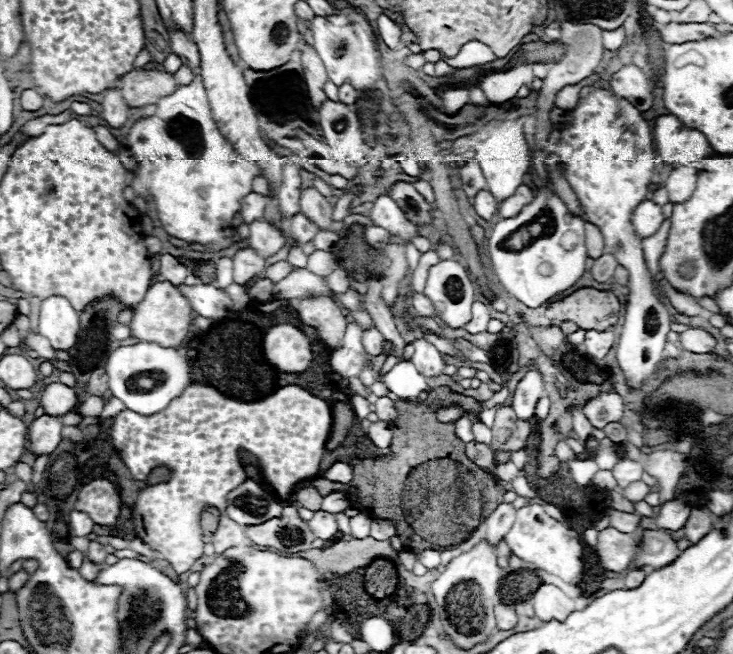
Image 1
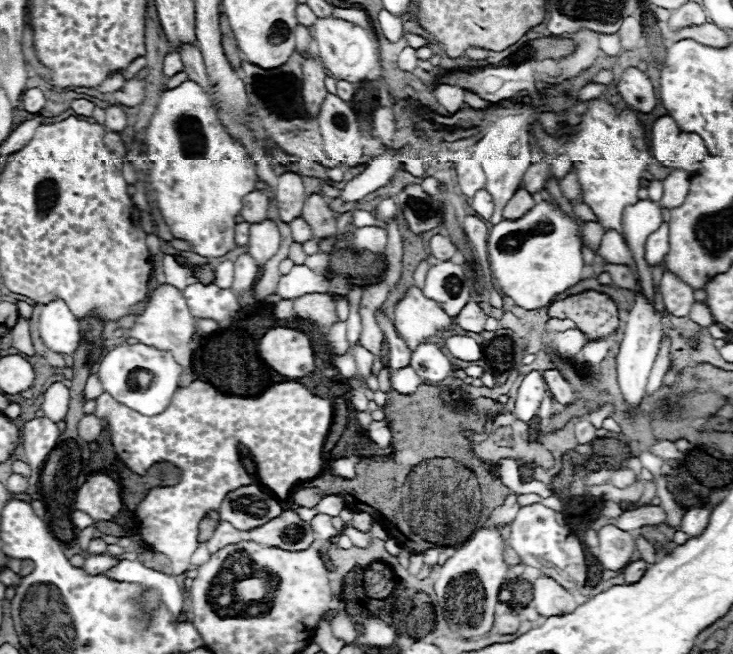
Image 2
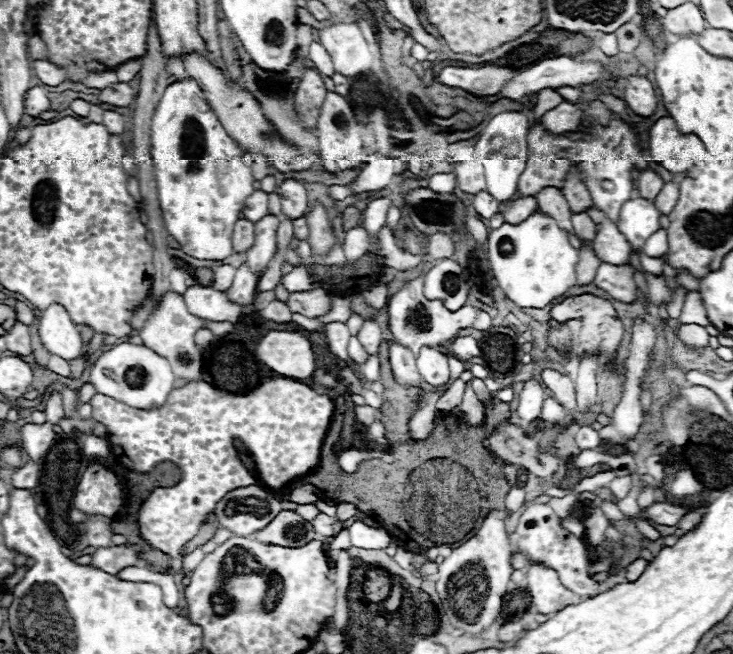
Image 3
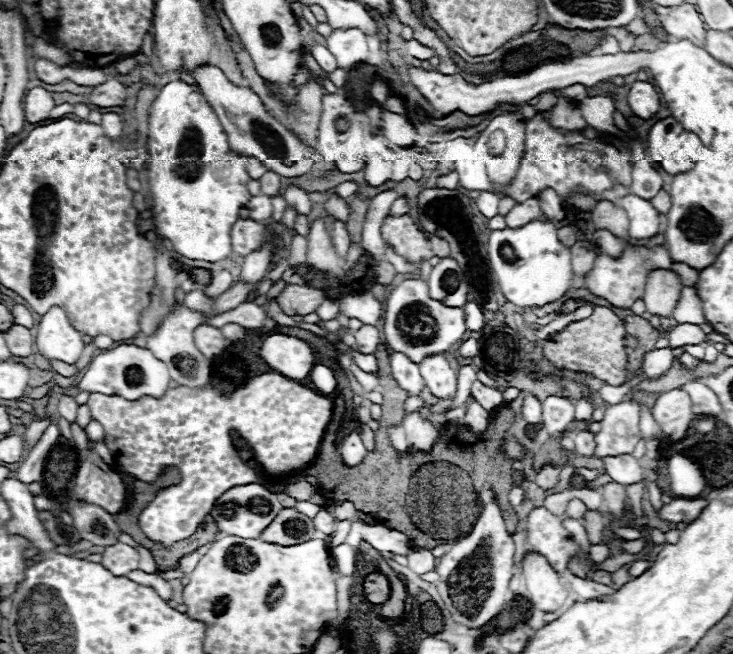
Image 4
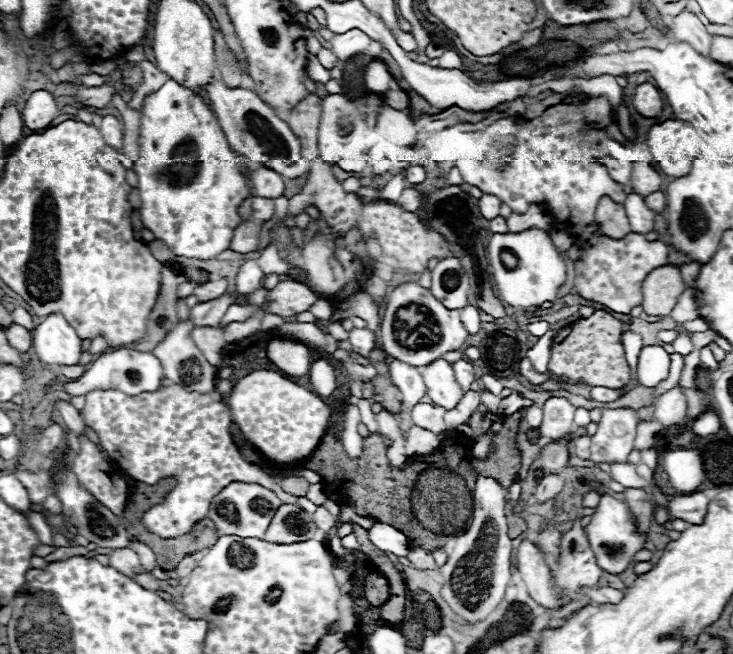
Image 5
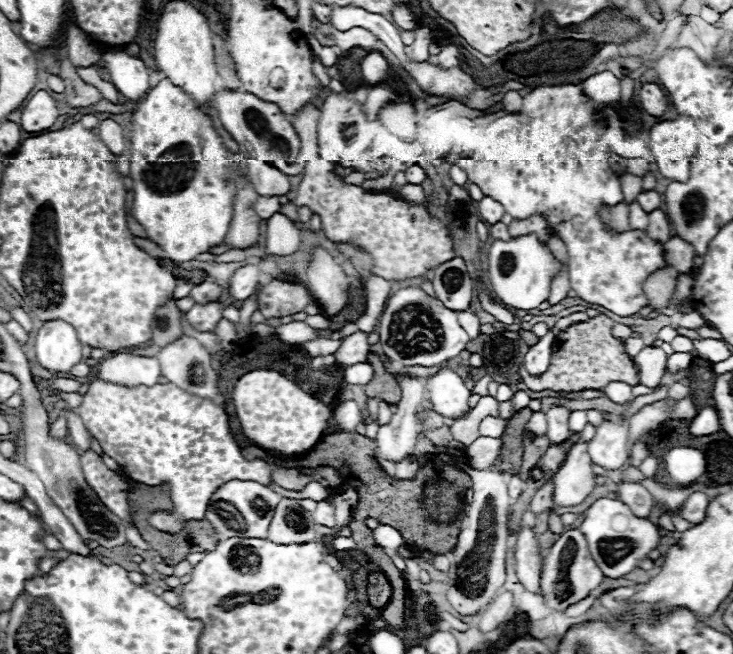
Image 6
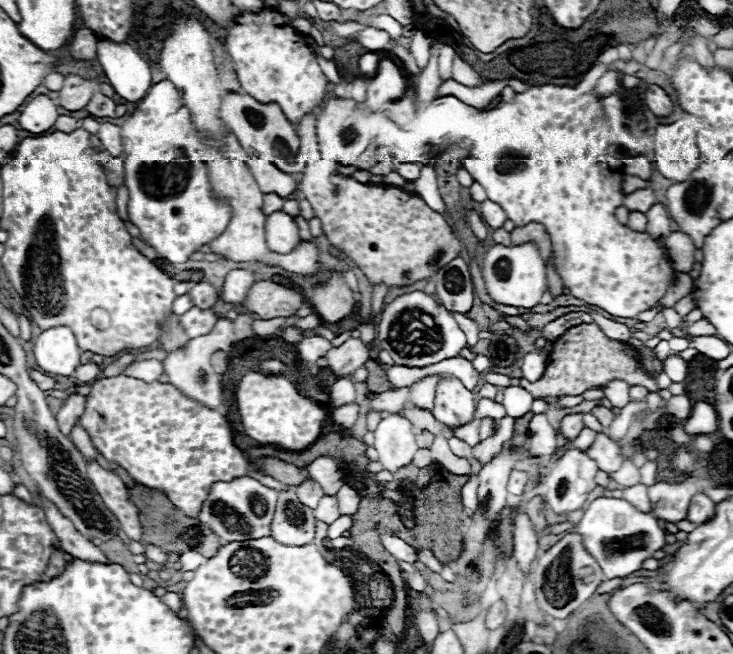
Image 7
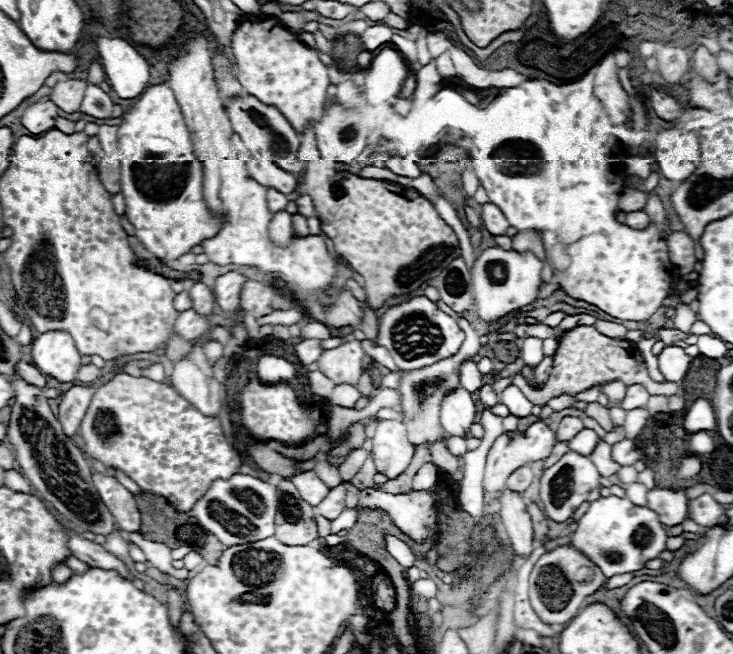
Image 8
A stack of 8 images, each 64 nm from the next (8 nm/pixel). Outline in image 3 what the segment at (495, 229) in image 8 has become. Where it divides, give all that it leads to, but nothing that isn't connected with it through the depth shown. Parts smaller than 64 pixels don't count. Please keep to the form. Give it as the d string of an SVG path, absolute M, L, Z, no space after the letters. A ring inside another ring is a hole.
M478 192L476 196L474 196L474 208L476 208L476 212L482 216L482 218L492 218L496 212L498 212L498 202L488 194L488 192Z

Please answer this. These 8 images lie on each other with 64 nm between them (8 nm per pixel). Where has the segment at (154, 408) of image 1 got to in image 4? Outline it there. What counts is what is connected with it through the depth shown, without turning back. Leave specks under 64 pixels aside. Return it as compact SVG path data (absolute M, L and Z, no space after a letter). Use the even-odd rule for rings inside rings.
M118 344L98 354L90 362L78 386L80 390L100 392L108 396L124 396L126 400L140 400L144 396L156 396L156 398L164 396L164 392L170 388L170 380L172 378L168 376L168 366L162 360L158 360L148 348L140 348L134 344Z

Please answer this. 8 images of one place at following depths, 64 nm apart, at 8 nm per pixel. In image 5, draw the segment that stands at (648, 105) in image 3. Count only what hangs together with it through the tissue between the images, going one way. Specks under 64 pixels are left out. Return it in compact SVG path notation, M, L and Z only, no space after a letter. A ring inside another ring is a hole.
M638 84L632 94L632 106L644 118L654 118L662 112L662 96L654 84Z

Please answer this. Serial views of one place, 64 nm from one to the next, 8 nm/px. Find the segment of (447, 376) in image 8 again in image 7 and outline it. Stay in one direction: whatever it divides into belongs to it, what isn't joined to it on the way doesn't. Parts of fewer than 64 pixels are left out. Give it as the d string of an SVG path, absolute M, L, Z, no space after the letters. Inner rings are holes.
M451 312L452 316L454 316L456 322L460 324L460 328L464 330L464 334L466 334L466 338L468 338L468 346L474 346L476 342L478 342L478 332L480 332L480 328L478 328L478 324L472 320L472 318L468 318L466 314ZM432 376L432 378L424 378L418 380L412 388L410 388L410 400L414 406L432 410L434 408L434 396L436 396L436 384L438 384L440 376Z

